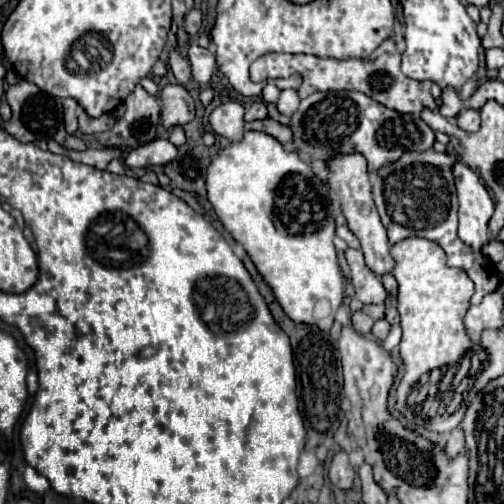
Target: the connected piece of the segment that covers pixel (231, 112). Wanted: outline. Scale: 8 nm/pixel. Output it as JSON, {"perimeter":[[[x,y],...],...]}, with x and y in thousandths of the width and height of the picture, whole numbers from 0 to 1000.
{"perimeter":[[[470,200],[438,204],[419,220],[415,248],[423,264],[458,280],[478,280],[482,276],[482,212]]]}

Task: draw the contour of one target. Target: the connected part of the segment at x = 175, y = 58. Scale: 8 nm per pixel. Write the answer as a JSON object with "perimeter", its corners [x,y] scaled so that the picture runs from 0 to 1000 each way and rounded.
{"perimeter":[[[351,97],[335,101],[335,133],[339,133],[339,141],[343,141],[343,149],[347,149],[351,161],[359,161],[359,165],[379,161],[375,125],[371,125],[371,117]]]}

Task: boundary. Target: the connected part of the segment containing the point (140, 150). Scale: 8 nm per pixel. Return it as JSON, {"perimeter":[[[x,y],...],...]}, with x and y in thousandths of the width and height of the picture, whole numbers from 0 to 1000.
{"perimeter":[[[308,276],[292,288],[276,288],[260,296],[248,312],[252,331],[292,331],[292,327],[327,327],[343,319],[351,308],[351,292],[339,288],[335,276]]]}

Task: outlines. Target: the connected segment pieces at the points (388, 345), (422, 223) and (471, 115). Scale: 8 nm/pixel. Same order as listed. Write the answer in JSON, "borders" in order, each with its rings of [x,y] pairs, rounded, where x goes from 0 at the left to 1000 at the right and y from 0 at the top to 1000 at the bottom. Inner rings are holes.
{"borders":[[[[780,645],[776,657],[772,657],[772,665],[764,669],[764,677],[756,685],[760,685],[760,692],[780,696],[784,685],[792,685],[792,677],[796,677],[796,649],[792,645]]],[[[859,296],[839,304],[804,304],[784,323],[736,343],[740,395],[768,454],[772,482],[780,486],[808,470],[843,470],[871,482],[887,506],[887,526],[919,534],[942,562],[935,601],[946,605],[966,581],[978,581],[990,569],[994,550],[986,530],[978,530],[954,502],[919,486],[919,478],[907,470],[907,387],[895,347],[899,323],[899,308],[867,304]]],[[[927,216],[927,220],[915,220],[907,228],[907,248],[915,256],[923,256],[923,260],[946,260],[950,256],[950,244],[954,244],[950,220],[942,220],[942,216]]]]}

